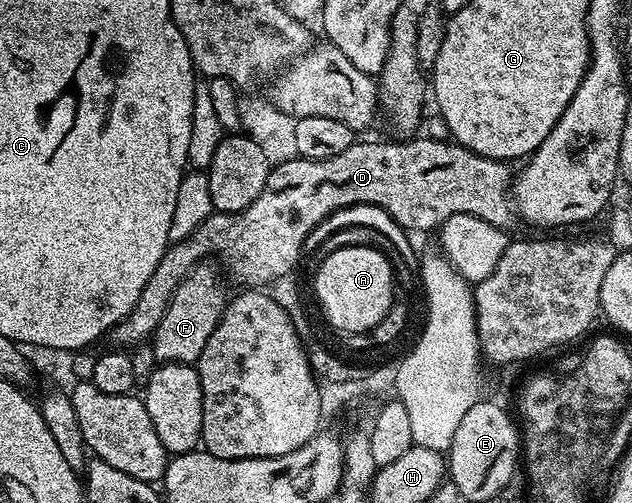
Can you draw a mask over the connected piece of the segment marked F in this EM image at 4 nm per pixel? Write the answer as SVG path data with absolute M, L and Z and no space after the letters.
M211 263L196 265L179 284L165 315L161 315L161 323L157 323L155 332L151 334L149 343L153 347L156 362L165 365L195 365L201 351L205 351L205 343L209 343L209 335L213 335L217 323L227 310L229 292L223 286L224 278L214 264L207 264Z

